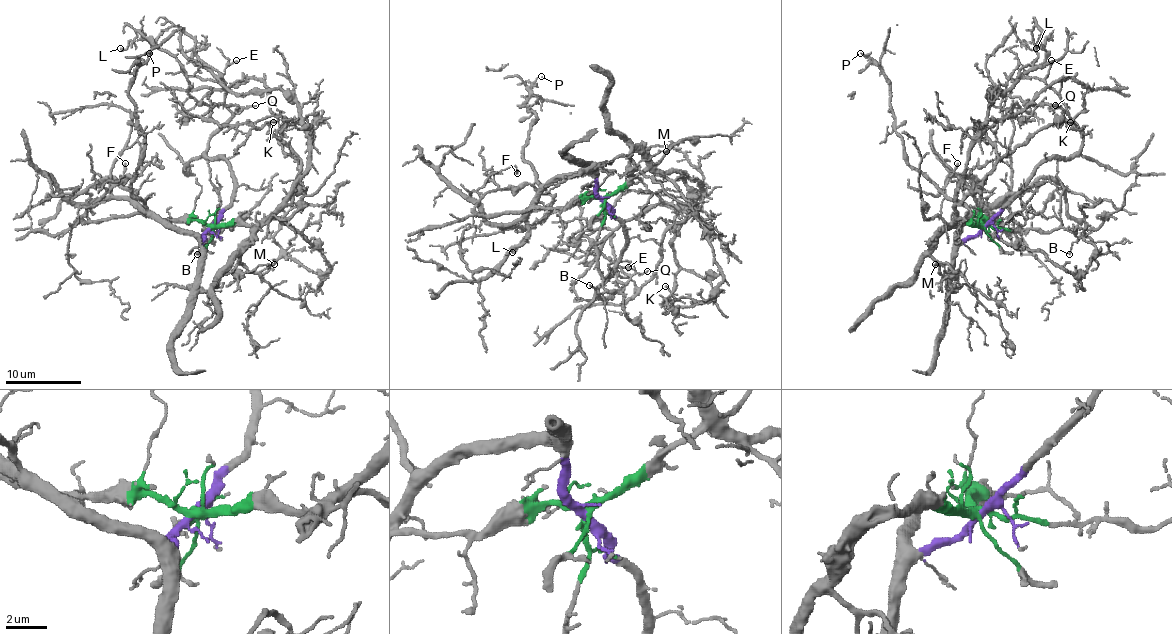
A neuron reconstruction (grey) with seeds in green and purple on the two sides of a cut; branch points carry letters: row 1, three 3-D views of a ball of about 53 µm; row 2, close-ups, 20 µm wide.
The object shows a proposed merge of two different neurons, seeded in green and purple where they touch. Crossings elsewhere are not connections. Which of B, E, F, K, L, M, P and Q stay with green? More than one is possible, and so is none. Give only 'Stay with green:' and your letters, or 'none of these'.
Stay with green: B, F, K, M

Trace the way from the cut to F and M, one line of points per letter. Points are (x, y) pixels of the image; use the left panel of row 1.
F: (212, 226), (195, 219), (141, 213), (86, 221), (86, 209), (105, 192), (103, 185), (118, 181), (125, 162)
M: (212, 226), (252, 224), (255, 232), (238, 262), (250, 271), (263, 264), (274, 264)

